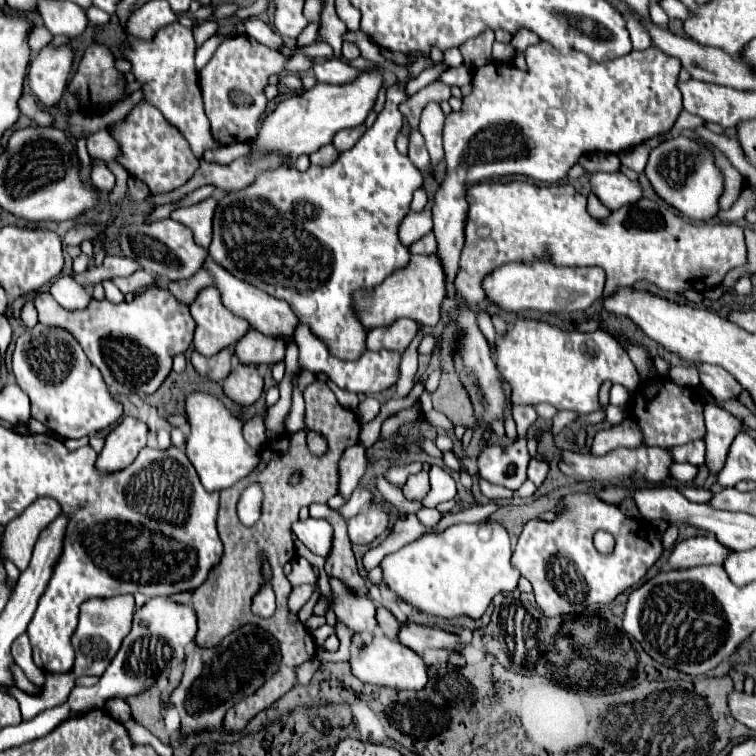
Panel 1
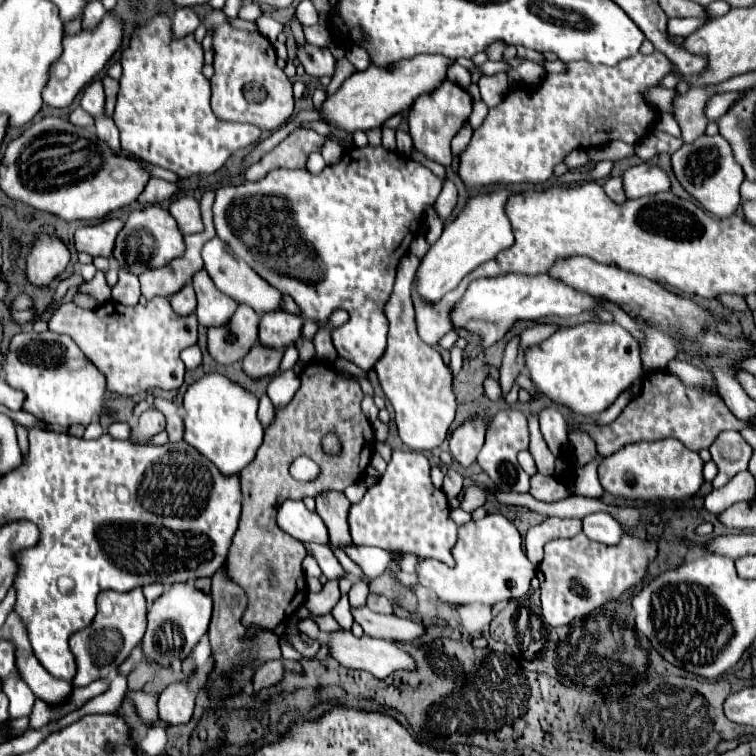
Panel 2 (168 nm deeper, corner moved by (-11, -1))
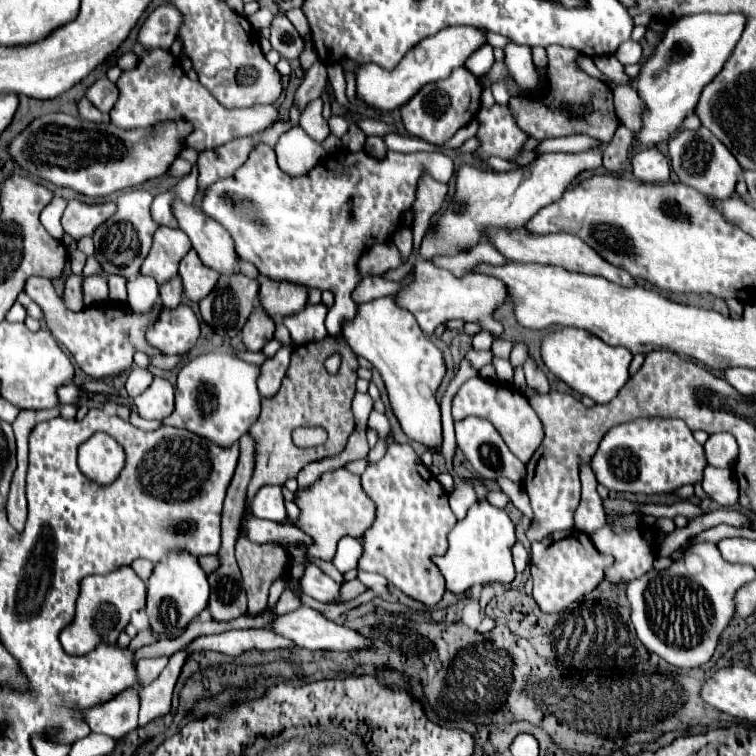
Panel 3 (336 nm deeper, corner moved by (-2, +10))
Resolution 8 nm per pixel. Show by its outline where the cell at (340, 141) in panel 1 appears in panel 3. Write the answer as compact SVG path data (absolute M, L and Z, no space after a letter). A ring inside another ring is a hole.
M316 62L314 66L308 68L306 78L300 84L300 88L296 92L296 98L294 98L300 114L304 112L304 106L321 96L324 86L326 86L326 80L328 80L326 78L326 66L322 62Z

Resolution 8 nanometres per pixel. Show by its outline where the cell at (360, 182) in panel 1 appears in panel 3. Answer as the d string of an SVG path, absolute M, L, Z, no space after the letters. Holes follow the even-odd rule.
M258 144L234 176L220 180L206 190L202 210L206 212L206 216L218 220L230 232L236 242L238 256L246 262L252 262L264 276L270 276L270 280L302 284L308 290L330 290L334 294L334 306L326 316L326 330L330 336L336 336L342 332L342 326L354 320L354 316L358 314L360 304L352 298L352 292L362 280L356 266L360 256L368 248L384 244L392 238L402 222L402 214L412 208L418 182L424 174L430 174L434 180L446 184L452 172L452 160L440 152L410 152L400 154L400 158L398 152L386 152L384 160L378 160L368 156L364 150L350 152L346 148L338 148L326 158L326 162L318 164L308 174L288 176L280 170L274 150L266 144Z

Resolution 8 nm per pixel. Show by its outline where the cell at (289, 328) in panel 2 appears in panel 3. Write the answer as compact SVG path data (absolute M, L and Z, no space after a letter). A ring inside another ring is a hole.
M270 278L260 280L260 306L270 318L282 320L286 316L298 314L306 306L308 290L290 282L274 282Z

